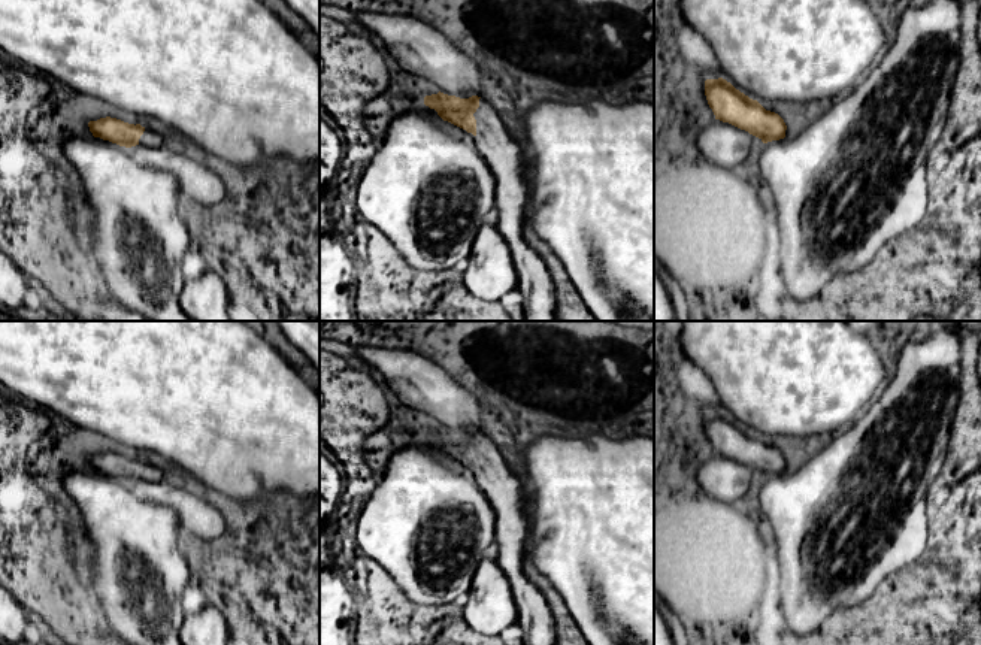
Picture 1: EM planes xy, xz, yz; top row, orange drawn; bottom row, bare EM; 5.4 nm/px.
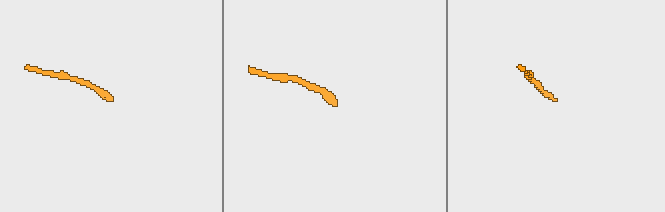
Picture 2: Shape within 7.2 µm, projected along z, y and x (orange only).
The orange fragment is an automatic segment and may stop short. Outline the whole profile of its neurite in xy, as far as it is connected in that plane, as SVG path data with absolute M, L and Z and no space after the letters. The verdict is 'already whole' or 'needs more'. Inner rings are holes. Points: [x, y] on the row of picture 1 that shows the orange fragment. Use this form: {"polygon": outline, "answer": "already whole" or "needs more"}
{"polygon": "M110 116L90 121L88 127L94 137L100 137L125 148L136 145L160 148L170 143L169 137L145 128L140 124L134 125Z", "answer": "needs more"}

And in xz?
{"polygon": "M439 91L426 96L424 105L435 109L443 121L478 137L479 152L494 178L499 209L496 227L511 248L526 321L558 321L549 270L523 237L532 188L527 151L514 125L485 97L460 99Z", "answer": "needs more"}

